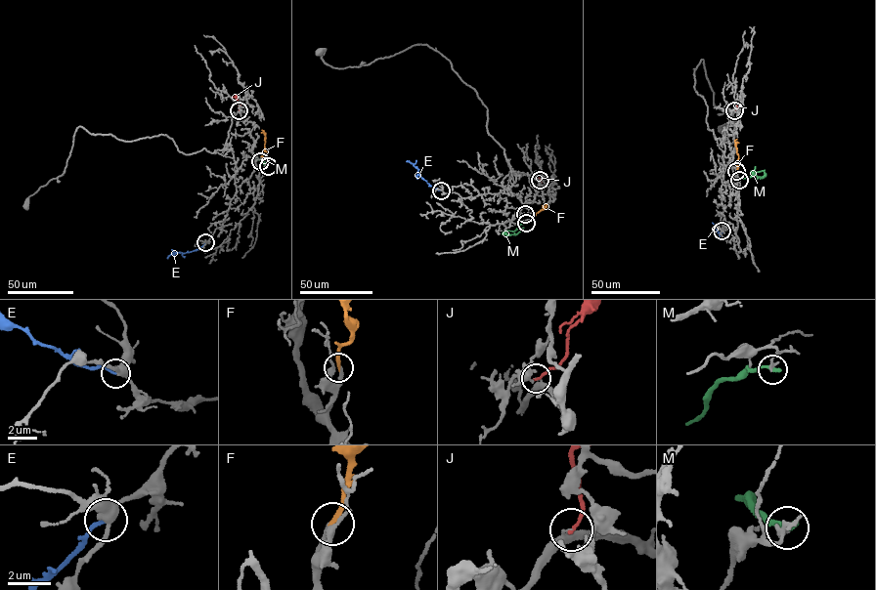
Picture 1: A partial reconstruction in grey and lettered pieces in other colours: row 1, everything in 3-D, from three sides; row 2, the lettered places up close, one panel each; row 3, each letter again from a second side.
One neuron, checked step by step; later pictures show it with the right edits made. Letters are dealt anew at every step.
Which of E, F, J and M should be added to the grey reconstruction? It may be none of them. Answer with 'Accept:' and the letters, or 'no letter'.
Accept: E, F

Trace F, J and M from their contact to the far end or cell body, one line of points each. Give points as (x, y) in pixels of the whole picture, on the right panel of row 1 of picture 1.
F: (736, 171), (737, 139)
J: (734, 110), (742, 99), (740, 97)
M: (739, 179), (763, 170), (764, 177), (754, 174), (755, 166)

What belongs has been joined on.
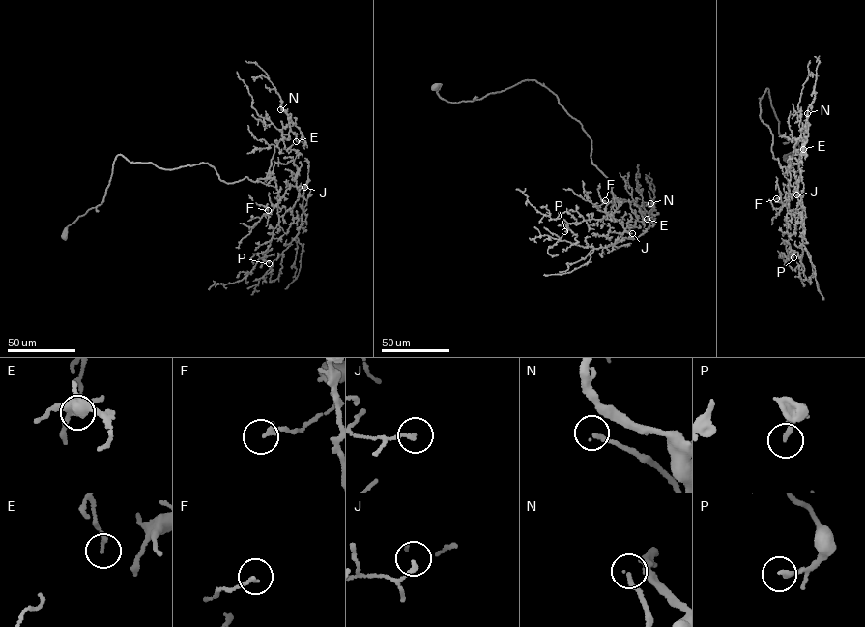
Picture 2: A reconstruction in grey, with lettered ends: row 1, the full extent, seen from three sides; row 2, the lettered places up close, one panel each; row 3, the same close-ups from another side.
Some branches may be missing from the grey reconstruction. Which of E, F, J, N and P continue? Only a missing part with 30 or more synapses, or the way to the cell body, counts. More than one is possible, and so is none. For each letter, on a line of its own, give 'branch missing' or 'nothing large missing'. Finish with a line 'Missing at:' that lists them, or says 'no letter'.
E: nothing large missing
F: nothing large missing
J: nothing large missing
N: branch missing
P: nothing large missing
Missing at: N

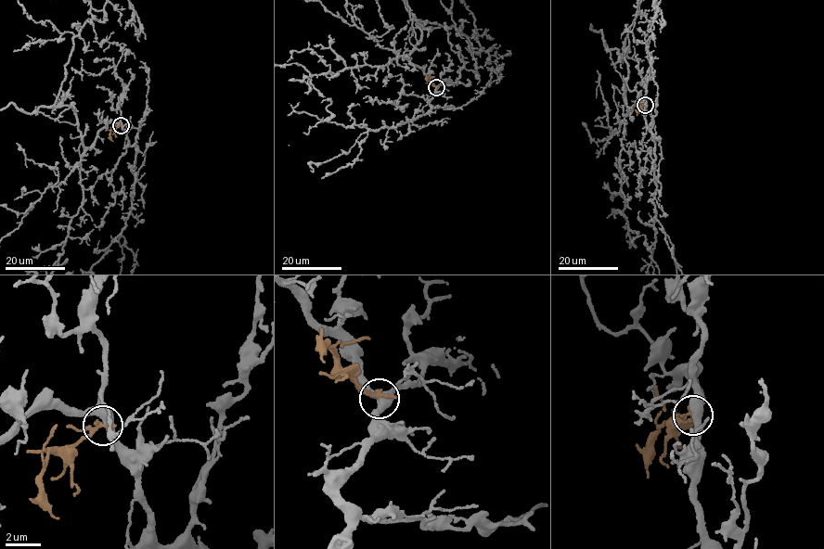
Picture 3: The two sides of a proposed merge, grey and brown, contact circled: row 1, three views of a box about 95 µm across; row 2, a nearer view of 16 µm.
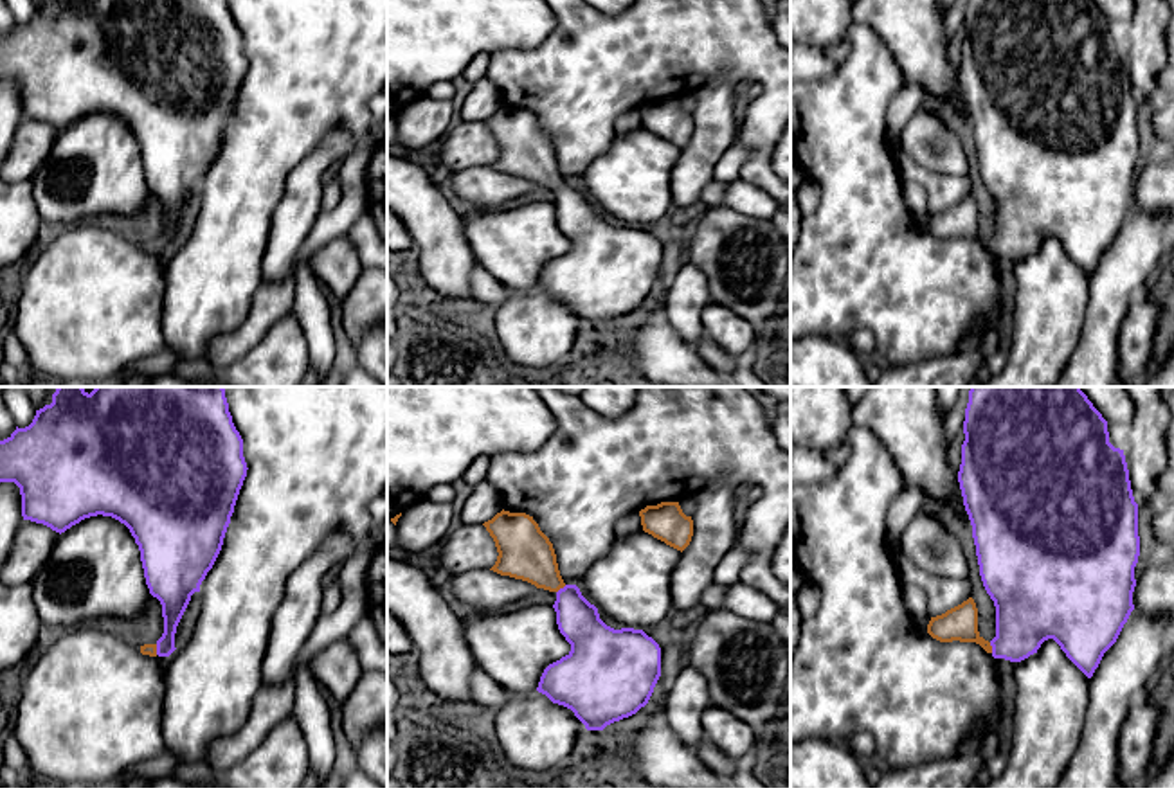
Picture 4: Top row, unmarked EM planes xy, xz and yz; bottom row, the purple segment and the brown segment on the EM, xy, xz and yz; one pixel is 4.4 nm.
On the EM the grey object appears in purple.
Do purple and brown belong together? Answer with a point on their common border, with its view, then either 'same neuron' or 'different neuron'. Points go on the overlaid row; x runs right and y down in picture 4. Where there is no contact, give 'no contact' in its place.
yz (993, 648) | same neuron

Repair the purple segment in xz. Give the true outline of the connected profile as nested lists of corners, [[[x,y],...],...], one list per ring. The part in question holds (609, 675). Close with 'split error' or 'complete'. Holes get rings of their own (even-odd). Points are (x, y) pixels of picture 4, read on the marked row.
[[[502,509],[483,525],[493,538],[499,552],[490,570],[556,594],[553,604],[556,624],[571,644],[571,651],[544,669],[537,691],[553,703],[571,709],[587,730],[603,730],[607,725],[628,718],[645,707],[661,676],[659,644],[643,630],[614,630],[607,626],[600,619],[598,608],[582,595],[580,588],[564,583],[553,543],[533,516]]]; split error

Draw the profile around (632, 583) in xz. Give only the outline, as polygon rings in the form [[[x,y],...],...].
[[[639,531],[616,538],[576,587],[587,590],[587,601],[598,612],[625,628],[645,630],[672,610],[672,570],[679,560],[681,551]]]

